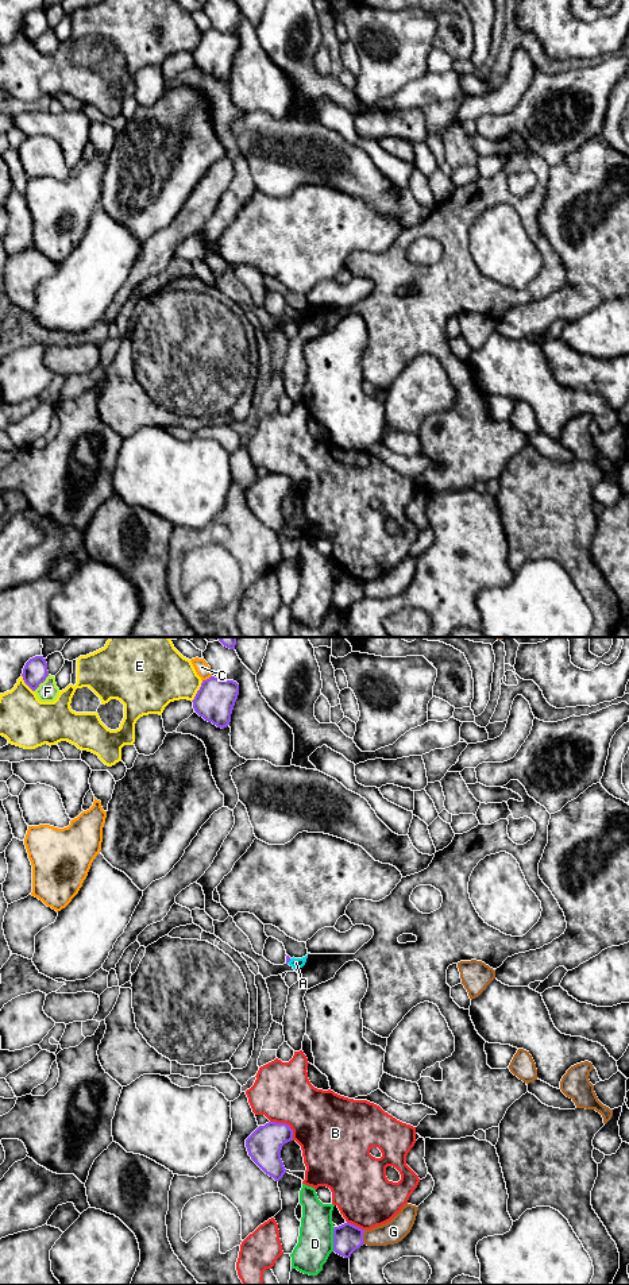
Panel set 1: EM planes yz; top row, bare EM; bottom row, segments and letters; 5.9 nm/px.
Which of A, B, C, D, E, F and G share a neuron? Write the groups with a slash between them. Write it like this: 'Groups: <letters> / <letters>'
Groups: A / B / C / D / E / F / G

